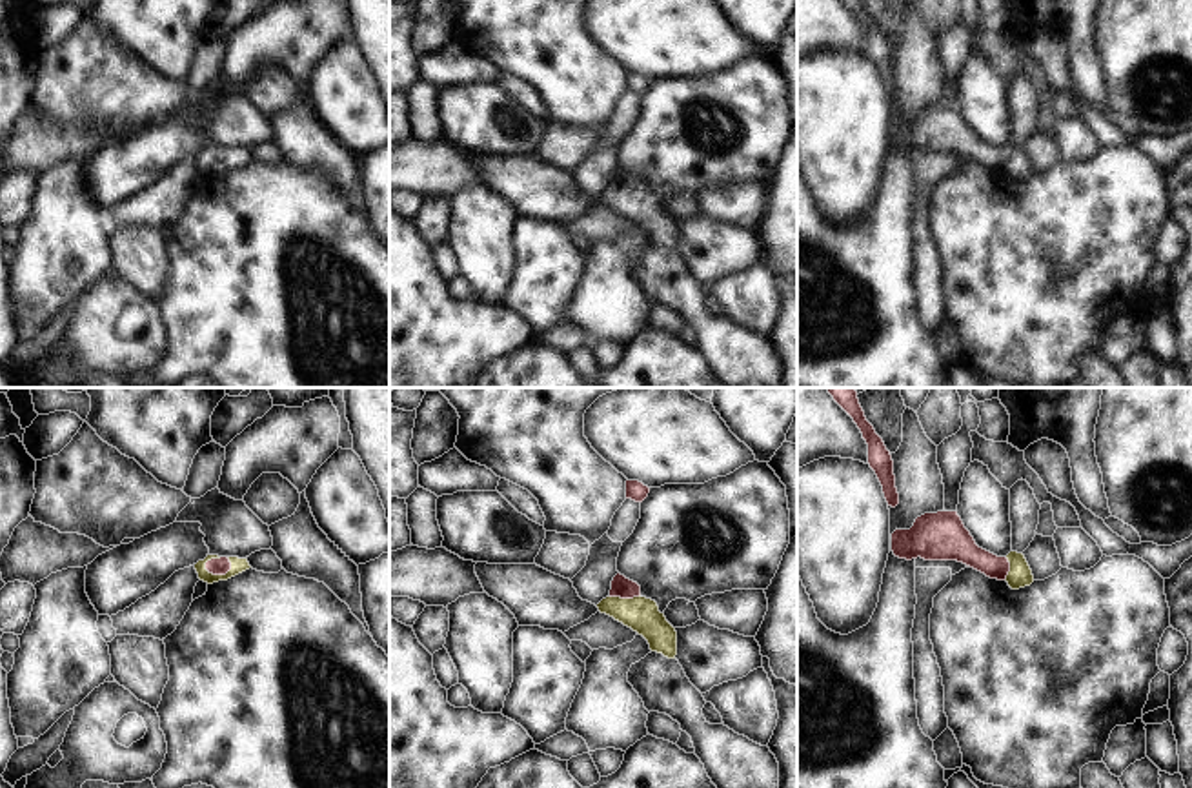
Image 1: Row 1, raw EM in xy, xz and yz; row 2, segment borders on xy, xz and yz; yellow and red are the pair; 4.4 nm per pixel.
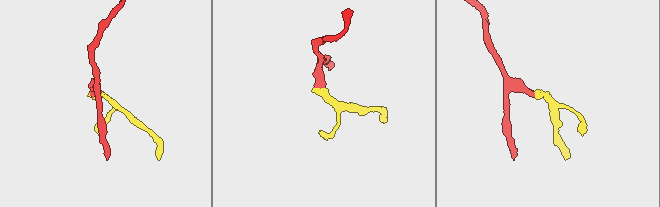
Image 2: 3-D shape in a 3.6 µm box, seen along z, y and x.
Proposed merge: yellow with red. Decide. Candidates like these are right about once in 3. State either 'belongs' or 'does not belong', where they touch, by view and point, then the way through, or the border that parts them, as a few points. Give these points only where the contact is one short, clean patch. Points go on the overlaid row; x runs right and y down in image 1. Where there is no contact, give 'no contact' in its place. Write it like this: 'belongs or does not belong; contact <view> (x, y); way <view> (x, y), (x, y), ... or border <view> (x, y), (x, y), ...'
belongs; contact xy (219, 575); way xy (237, 565), (219, 575), (217, 566)

